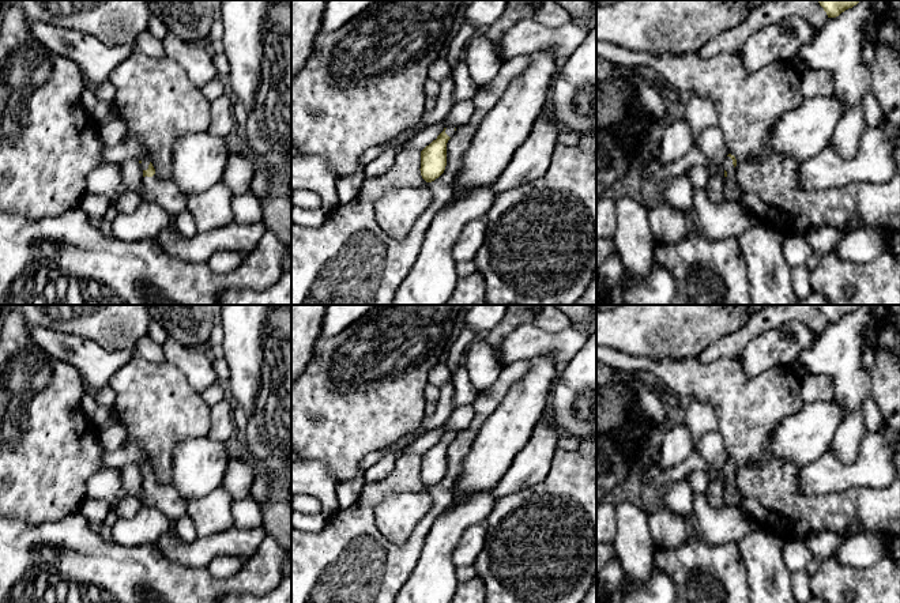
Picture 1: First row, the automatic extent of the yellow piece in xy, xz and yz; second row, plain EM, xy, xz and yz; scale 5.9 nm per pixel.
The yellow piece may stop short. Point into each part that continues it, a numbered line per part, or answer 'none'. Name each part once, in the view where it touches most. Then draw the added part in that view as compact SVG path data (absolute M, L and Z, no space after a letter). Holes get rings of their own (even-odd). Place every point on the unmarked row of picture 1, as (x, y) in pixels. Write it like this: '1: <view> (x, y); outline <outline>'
1: yz (731, 496); outline M727 461L722 472L727 476L723 495L724 505L741 506L742 497L735 483L735 472L733 470L733 464Z

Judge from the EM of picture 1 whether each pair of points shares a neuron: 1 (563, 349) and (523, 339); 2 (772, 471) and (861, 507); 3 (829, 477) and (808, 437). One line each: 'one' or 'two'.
1: one
2: one
3: two

